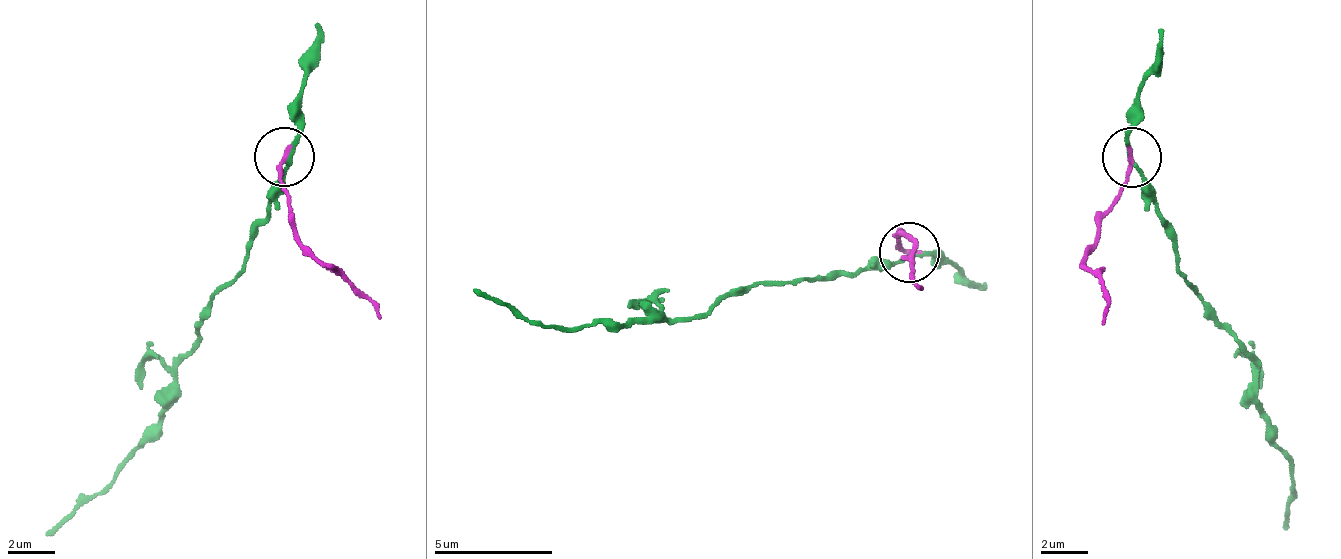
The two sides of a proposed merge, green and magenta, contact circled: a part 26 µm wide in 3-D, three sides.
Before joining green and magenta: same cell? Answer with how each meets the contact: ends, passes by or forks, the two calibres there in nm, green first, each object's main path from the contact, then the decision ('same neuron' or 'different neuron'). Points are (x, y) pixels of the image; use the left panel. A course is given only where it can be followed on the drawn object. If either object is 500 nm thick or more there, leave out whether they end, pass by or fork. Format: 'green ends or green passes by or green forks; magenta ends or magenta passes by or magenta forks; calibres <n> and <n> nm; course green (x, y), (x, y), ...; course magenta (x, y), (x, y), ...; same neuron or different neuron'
green passes by; magenta ends; calibres 180 and 200 nm; course green (283, 158), (266, 221), (206, 312), (176, 367), (176, 403), (114, 483), (47, 537); course magenta (283, 158), (293, 232), (324, 263), (354, 285), (381, 320); different neuron

